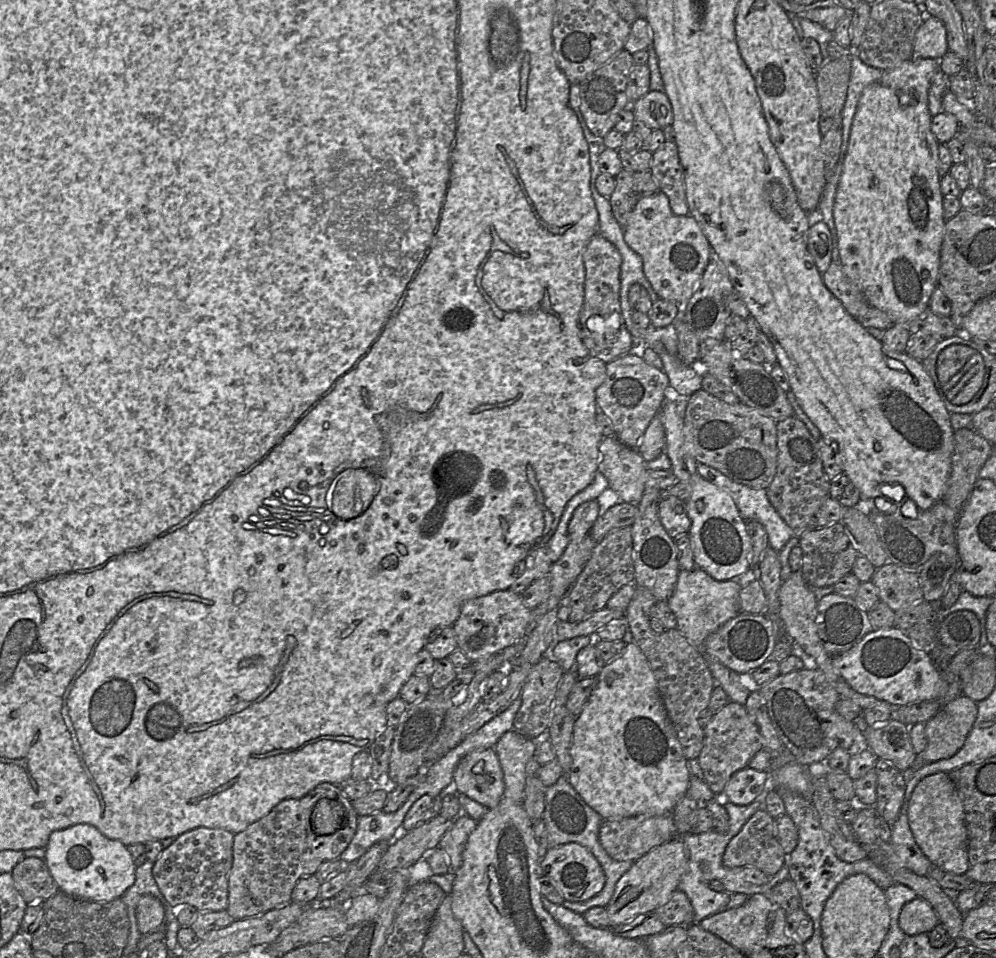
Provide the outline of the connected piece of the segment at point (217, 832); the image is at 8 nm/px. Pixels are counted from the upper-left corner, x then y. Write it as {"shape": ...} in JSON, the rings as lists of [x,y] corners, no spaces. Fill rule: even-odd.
{"shape":[[[194,828],[176,837],[154,862],[153,877],[173,908],[182,905],[194,906],[199,912],[224,911],[228,908],[229,878],[233,866],[234,833],[222,828]]]}

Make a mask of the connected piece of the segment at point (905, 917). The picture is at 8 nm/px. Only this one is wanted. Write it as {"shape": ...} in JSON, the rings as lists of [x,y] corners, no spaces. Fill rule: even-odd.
{"shape":[[[922,898],[906,903],[899,915],[899,927],[907,935],[929,933],[939,925],[939,917],[933,907]]]}

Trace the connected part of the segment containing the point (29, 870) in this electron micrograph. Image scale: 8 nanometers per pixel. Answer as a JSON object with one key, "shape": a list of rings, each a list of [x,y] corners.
{"shape":[[[25,857],[11,873],[16,889],[28,905],[46,901],[60,890],[44,859]]]}

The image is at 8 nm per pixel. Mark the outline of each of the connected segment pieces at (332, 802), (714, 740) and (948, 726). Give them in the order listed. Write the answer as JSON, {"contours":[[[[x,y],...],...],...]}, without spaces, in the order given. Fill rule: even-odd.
{"contours":[[[[322,798],[313,809],[311,821],[317,834],[330,835],[347,824],[348,813],[338,799]]],[[[729,701],[715,712],[704,727],[703,746],[698,756],[704,774],[703,779],[711,791],[722,799],[723,790],[732,775],[748,767],[748,762],[762,749],[764,749],[763,737],[754,717],[744,705]]],[[[961,695],[940,707],[925,723],[927,746],[916,755],[912,768],[955,755],[964,745],[977,717],[977,703]]]]}

